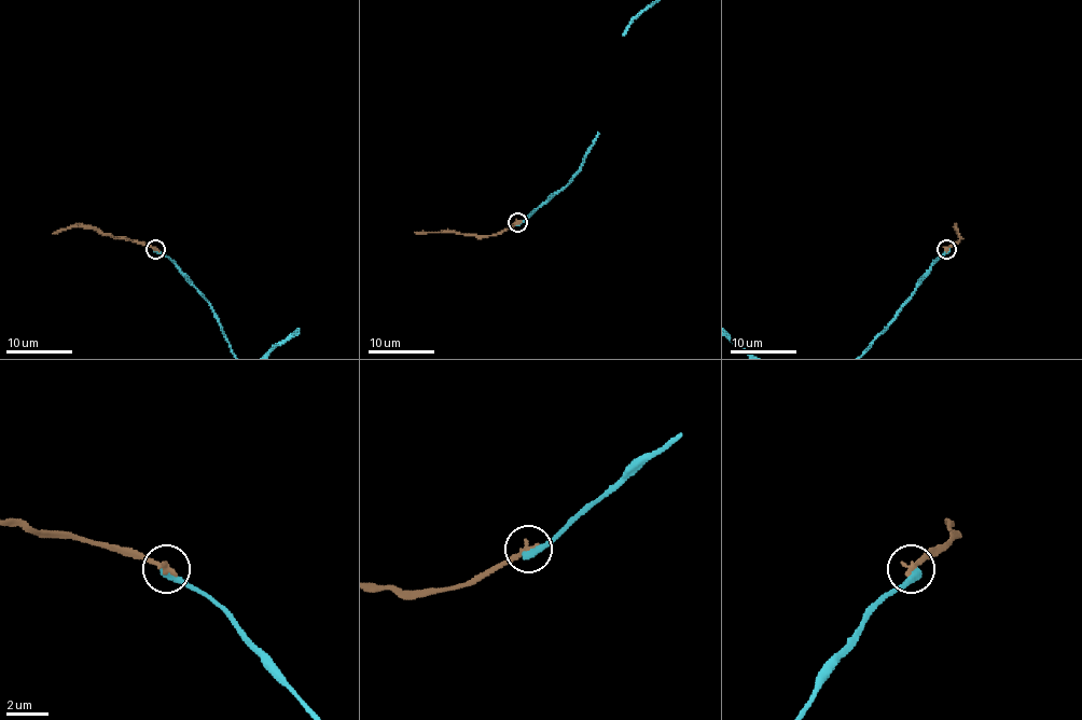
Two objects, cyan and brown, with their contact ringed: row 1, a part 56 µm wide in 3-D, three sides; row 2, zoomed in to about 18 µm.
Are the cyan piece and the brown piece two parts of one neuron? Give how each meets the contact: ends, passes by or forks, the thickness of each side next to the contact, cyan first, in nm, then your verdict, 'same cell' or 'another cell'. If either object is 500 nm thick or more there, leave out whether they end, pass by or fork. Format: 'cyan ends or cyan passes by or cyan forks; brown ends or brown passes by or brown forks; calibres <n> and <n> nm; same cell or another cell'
cyan ends; brown ends; calibres 360 and 300 nm; another cell

